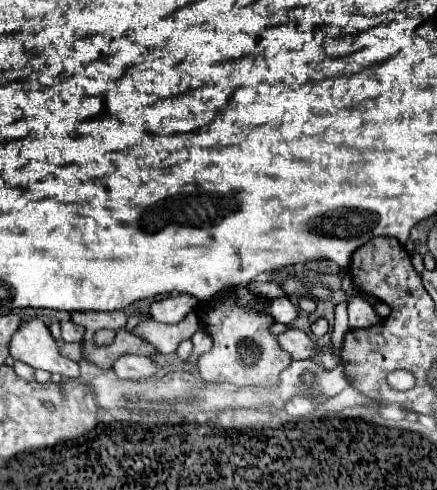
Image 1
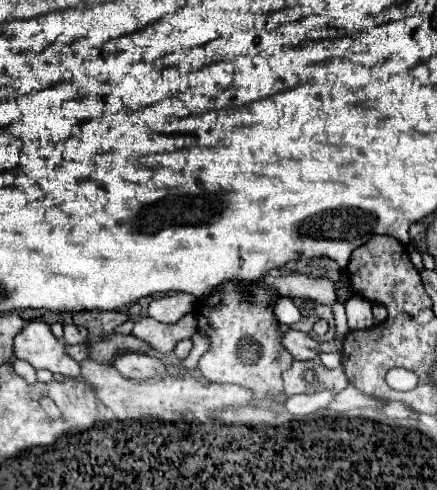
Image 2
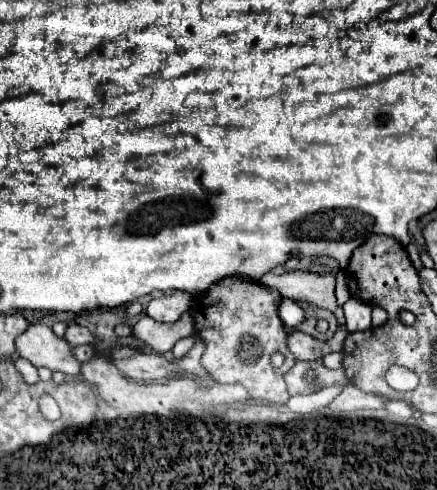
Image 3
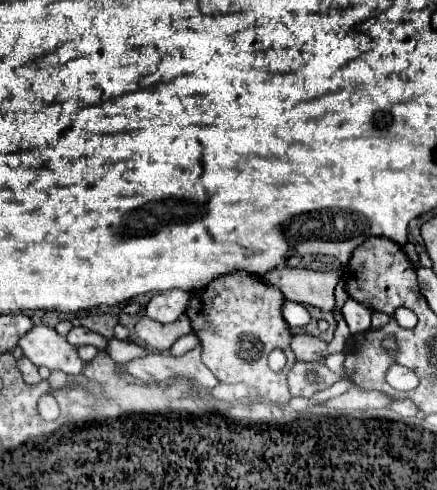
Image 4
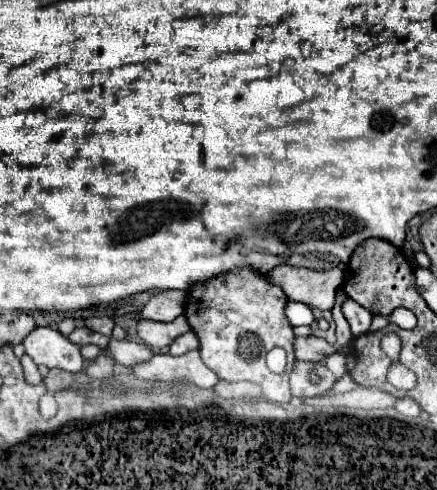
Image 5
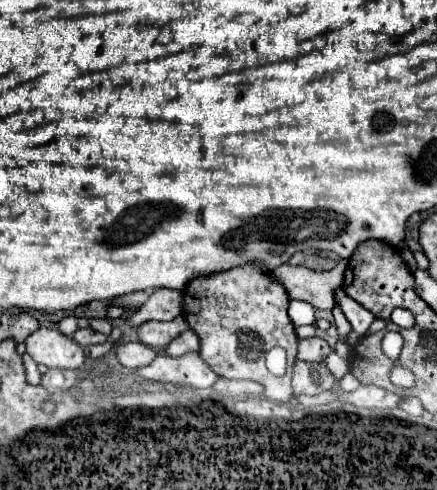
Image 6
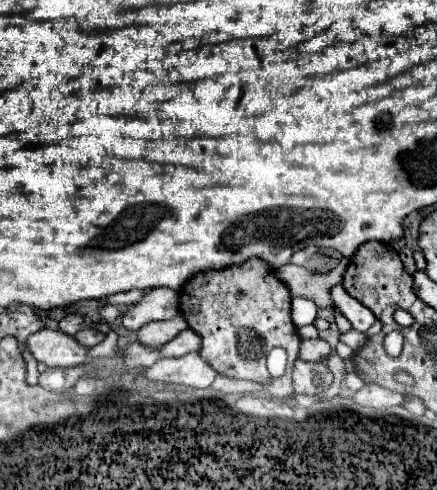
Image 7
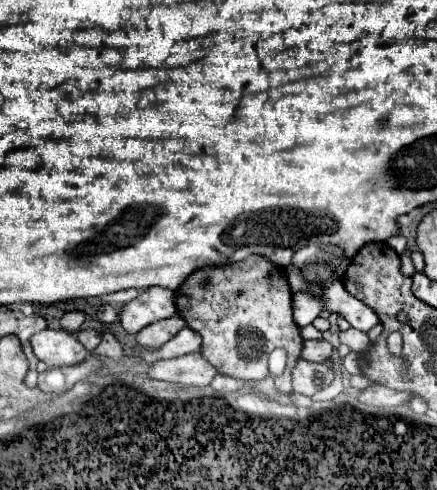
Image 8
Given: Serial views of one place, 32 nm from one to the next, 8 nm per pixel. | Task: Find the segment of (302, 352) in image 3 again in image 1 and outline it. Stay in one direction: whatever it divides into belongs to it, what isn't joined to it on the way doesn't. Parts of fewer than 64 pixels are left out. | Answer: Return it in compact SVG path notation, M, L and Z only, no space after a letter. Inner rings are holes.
M288 328L284 334L280 334L278 342L294 360L308 360L318 354L316 342L306 332L296 328Z

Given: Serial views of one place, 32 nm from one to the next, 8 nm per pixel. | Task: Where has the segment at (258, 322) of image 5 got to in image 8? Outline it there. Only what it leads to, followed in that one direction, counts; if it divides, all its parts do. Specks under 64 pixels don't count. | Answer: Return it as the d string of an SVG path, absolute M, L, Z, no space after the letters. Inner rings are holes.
M252 254L242 262L230 262L220 266L204 266L196 268L184 284L176 290L174 296L176 310L182 314L186 324L202 336L202 356L220 372L240 380L258 380L270 376L268 370L268 356L274 348L286 350L288 362L284 374L276 376L276 388L284 394L292 392L292 368L300 360L304 338L300 336L300 328L294 322L294 308L292 308L292 290L286 278L286 270L260 254Z

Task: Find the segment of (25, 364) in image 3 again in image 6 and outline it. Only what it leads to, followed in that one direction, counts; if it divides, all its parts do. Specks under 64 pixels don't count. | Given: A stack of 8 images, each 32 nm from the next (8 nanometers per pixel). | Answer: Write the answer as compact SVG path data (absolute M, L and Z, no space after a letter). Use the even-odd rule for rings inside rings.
M24 354L22 358L24 358L24 364L26 364L26 382L28 384L38 384L40 382L40 372L36 368L36 362L28 354Z

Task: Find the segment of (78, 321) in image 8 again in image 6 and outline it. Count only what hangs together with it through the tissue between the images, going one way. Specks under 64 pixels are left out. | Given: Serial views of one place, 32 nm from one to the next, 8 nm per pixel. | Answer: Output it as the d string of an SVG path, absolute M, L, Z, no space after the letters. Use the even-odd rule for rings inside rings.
M66 316L58 322L58 330L64 332L66 336L72 336L78 330L78 320L80 320L78 316Z

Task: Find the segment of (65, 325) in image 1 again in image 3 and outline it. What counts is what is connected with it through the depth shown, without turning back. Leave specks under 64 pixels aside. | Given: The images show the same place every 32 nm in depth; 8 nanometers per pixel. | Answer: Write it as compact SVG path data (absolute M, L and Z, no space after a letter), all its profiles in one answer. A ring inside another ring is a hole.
M70 324L66 330L66 342L70 346L80 346L80 344L96 344L96 336L92 332L88 332L88 328L78 326L78 324Z

